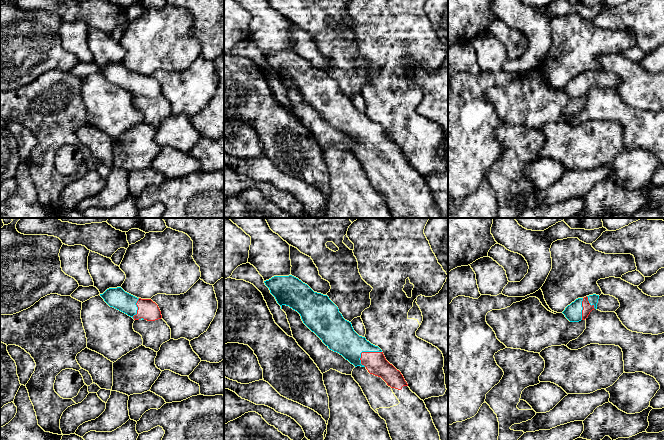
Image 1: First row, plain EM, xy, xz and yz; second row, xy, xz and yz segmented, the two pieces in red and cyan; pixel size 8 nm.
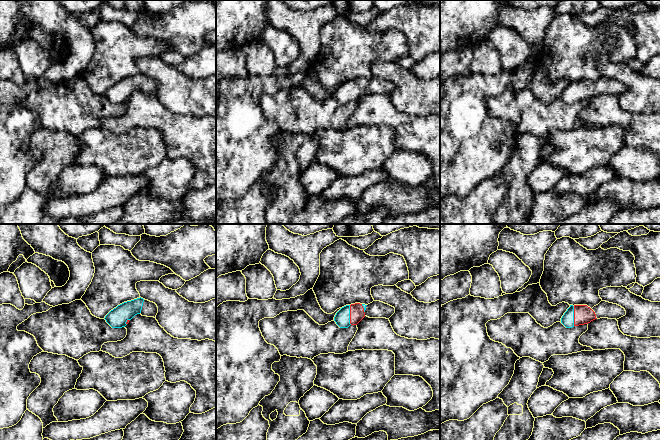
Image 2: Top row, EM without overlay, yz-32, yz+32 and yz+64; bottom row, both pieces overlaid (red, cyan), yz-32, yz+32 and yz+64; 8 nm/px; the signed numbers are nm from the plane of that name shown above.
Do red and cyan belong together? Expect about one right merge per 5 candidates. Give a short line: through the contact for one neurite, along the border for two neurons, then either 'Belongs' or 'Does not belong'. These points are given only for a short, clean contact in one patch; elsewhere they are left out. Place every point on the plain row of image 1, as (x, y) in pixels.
Line: xz (375, 138), (366, 128), (359, 128), (340, 113). Belongs

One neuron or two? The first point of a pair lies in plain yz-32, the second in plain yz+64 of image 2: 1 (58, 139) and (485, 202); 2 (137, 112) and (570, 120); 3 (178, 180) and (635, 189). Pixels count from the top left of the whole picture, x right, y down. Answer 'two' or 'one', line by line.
1: two
2: two
3: two

